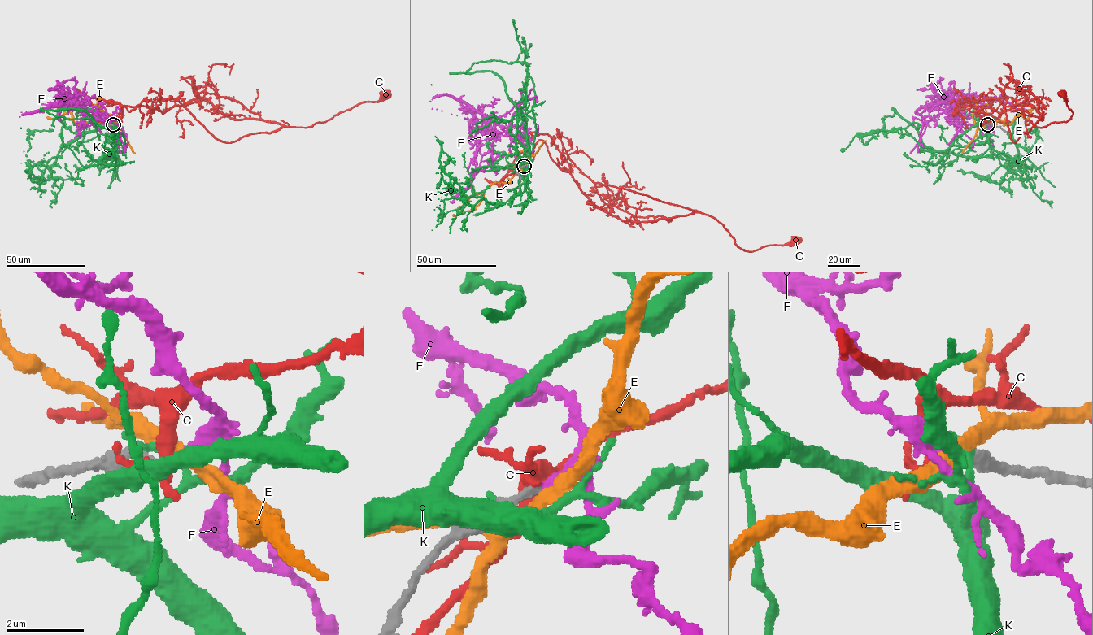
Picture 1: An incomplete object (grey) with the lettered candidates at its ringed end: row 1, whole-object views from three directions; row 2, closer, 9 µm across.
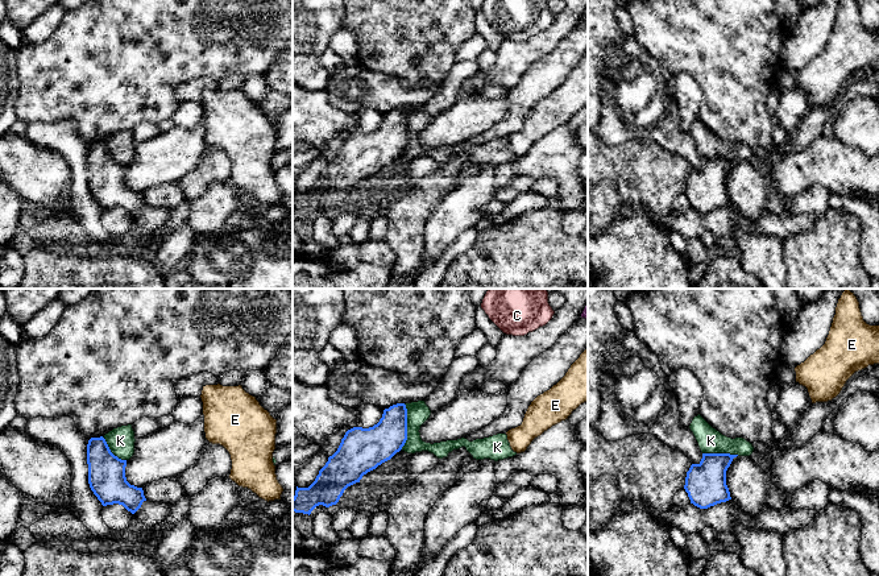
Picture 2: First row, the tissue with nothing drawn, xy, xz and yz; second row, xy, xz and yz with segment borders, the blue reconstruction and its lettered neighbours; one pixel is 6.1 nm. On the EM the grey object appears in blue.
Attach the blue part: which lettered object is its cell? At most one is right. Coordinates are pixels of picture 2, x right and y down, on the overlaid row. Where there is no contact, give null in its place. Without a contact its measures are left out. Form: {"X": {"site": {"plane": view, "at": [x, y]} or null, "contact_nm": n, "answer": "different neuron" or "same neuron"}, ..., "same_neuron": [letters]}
{"C": {"site": null, "answer": "different neuron"}, "E": {"site": null, "answer": "different neuron"}, "F": {"site": null, "answer": "same neuron"}, "K": {"site": {"plane": "xz", "at": [406, 426]}, "contact_nm": 280, "answer": "different neuron"}, "same_neuron": ["F"]}

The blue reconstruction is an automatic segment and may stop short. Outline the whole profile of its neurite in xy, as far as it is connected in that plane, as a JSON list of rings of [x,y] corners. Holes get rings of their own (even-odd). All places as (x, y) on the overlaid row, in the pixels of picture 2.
[[[103,436],[88,440],[87,464],[90,488],[103,506],[119,504],[134,514],[146,501],[142,488],[127,481],[127,460],[115,456]]]

